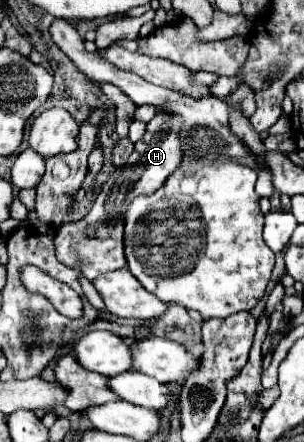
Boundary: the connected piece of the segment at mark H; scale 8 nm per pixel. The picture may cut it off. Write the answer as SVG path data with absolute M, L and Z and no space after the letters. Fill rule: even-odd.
M157 112L155 118L147 124L147 130L141 138L141 142L135 144L133 154L129 156L127 164L117 168L109 180L105 182L101 194L97 196L91 212L79 220L65 220L57 228L57 258L65 266L81 266L85 278L93 282L99 274L119 270L123 268L125 254L123 254L123 214L127 206L133 202L133 198L141 194L153 194L163 186L167 176L181 164L183 150L181 150L181 116L169 114L169 112ZM87 224L93 224L97 230L95 238L85 238Z

